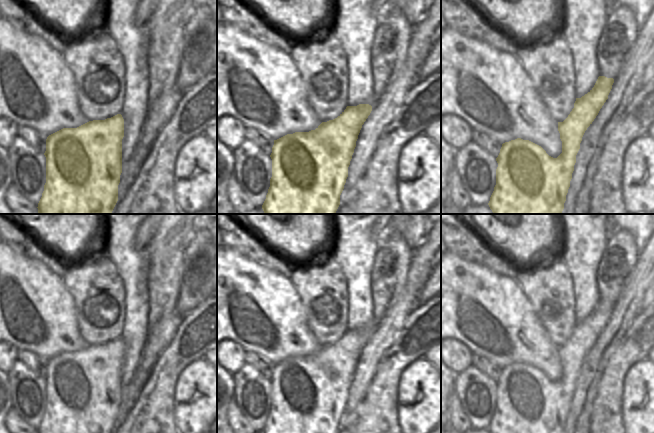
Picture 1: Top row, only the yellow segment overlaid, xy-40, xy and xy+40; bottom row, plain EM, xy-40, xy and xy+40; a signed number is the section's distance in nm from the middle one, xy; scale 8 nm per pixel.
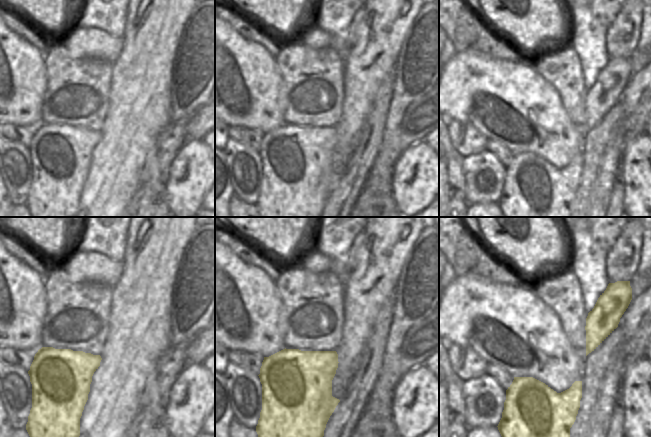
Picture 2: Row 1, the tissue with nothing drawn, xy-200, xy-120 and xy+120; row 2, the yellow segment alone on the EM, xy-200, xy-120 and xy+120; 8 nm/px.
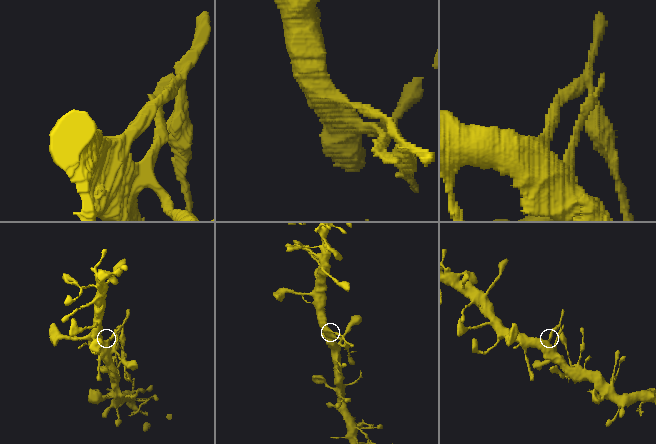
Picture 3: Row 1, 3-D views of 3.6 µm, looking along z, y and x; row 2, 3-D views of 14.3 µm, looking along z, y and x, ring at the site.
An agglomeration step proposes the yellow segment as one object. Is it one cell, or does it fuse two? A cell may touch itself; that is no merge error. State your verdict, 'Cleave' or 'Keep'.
Cleave.

